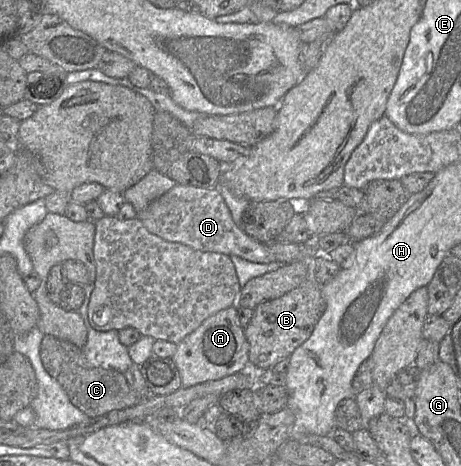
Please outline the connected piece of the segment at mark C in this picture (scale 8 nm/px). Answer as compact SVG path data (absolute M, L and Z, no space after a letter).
M44 335L40 344L40 357L45 369L62 384L73 405L90 418L132 407L143 399L142 395L129 386L123 373L92 366L87 362L81 348L69 341Z

